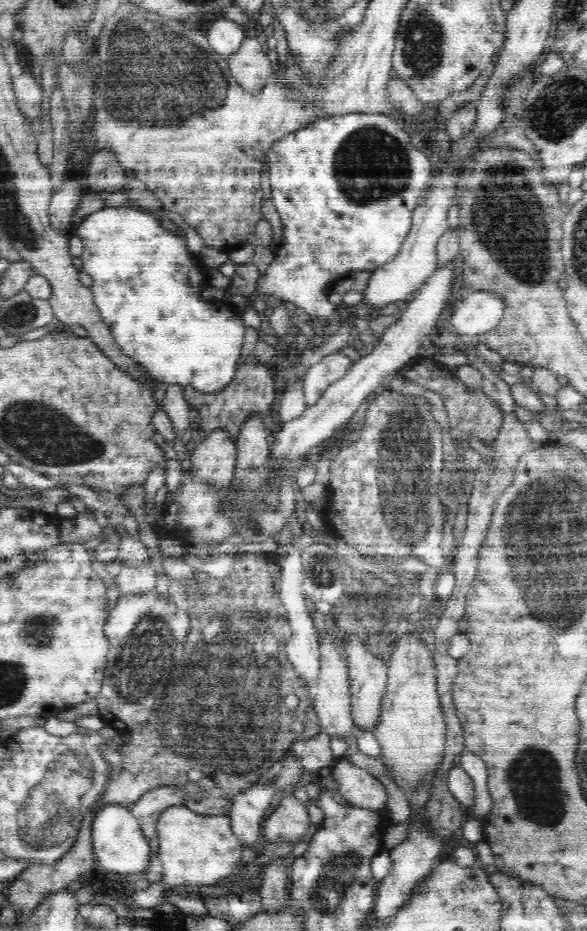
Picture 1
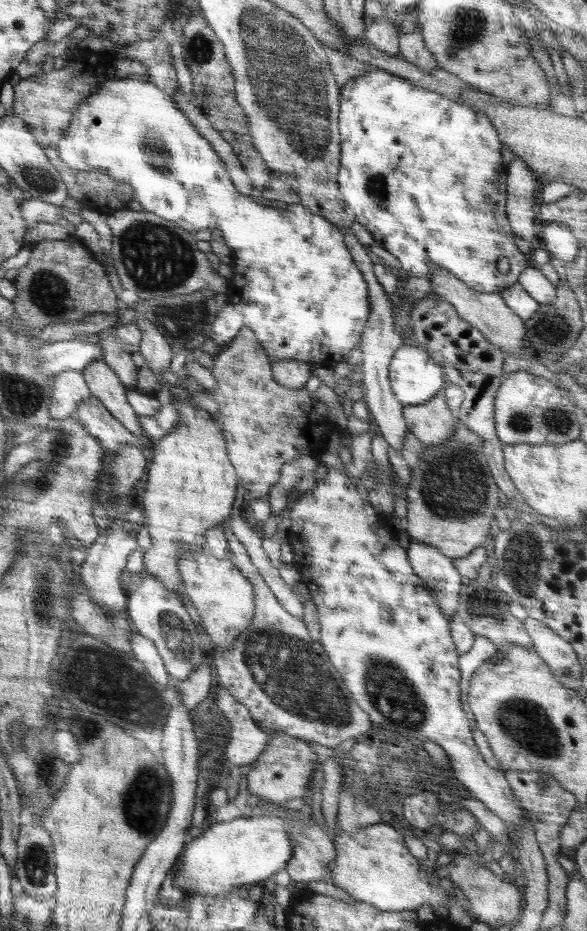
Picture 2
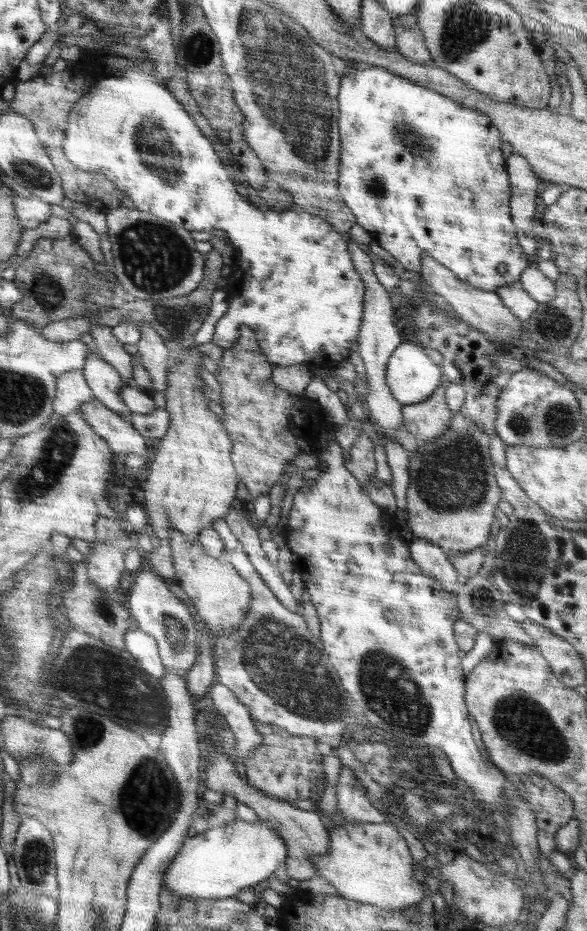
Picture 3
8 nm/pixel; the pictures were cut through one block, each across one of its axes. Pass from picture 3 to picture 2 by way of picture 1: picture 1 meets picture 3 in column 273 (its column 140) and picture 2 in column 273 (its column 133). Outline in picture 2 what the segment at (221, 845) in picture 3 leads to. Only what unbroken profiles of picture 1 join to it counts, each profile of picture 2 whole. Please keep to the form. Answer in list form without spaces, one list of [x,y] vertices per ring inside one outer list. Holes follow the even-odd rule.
[[[272,813],[238,817],[225,823],[214,821],[199,837],[185,843],[172,868],[174,886],[186,894],[212,893],[216,896],[239,889],[242,885],[261,884],[282,871],[292,858],[293,846],[288,837],[290,830],[290,817],[278,817]]]

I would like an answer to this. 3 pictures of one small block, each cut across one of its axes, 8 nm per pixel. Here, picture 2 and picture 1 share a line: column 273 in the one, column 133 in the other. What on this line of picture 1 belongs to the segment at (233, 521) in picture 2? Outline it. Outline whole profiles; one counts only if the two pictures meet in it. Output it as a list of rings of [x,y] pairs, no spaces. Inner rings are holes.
[[[148,561],[138,566],[124,565],[116,577],[116,586],[120,591],[120,597],[124,593],[148,593],[156,587],[156,572]]]

